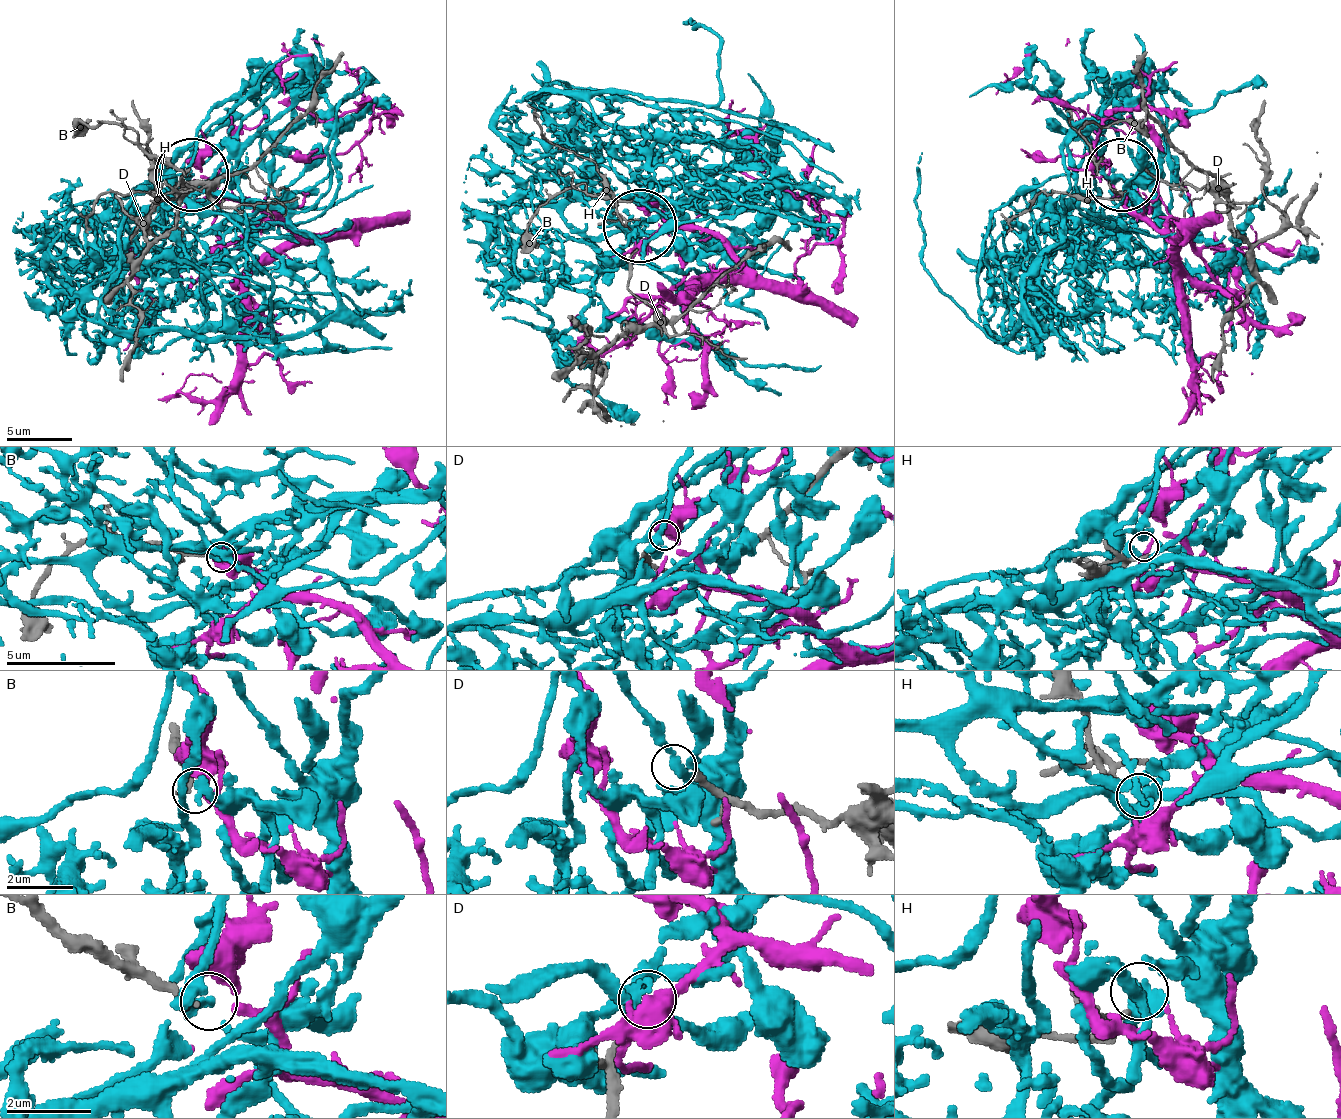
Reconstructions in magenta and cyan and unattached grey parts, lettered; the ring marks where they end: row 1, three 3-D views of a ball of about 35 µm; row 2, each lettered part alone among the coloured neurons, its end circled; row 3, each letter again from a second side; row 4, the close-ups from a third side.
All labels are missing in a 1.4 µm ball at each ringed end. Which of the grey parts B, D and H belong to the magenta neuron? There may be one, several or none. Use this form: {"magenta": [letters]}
{"magenta": ["B"]}

